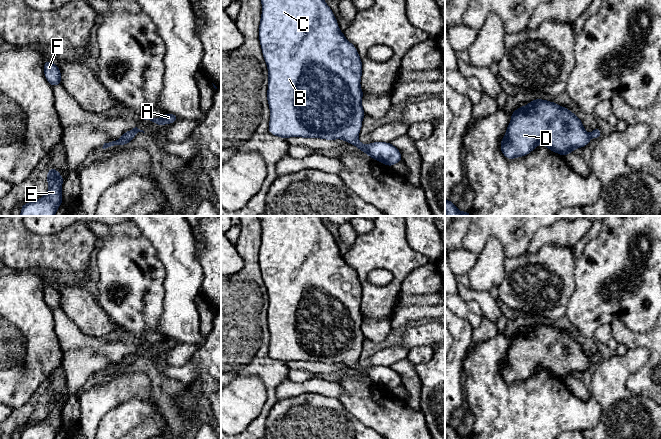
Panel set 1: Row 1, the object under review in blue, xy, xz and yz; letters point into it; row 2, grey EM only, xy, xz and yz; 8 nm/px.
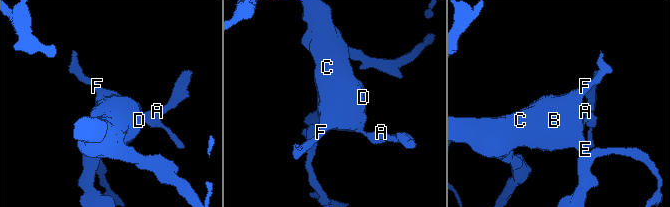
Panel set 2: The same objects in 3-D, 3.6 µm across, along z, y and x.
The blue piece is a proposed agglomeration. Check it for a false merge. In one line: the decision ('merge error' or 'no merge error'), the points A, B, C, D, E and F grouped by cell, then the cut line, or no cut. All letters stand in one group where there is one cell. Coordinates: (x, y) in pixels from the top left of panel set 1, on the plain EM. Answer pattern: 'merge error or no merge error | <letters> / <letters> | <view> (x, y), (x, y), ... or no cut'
no merge error | A B C D E F | no cut

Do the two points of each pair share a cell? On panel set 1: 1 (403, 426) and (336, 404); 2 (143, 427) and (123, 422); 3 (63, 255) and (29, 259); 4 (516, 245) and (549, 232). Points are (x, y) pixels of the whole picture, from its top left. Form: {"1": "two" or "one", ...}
{"1": "two", "2": "two", "3": "one", "4": "two"}

